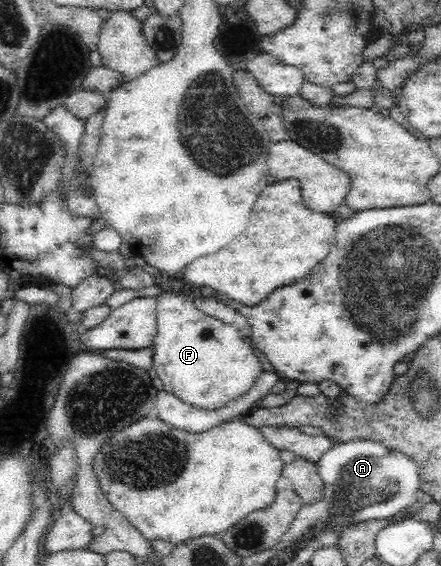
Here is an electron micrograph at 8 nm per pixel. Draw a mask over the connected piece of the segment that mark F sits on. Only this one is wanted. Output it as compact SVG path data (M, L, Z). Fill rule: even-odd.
M163 290L157 297L157 334L153 341L152 369L164 384L167 394L202 411L218 411L254 388L255 380L264 372L259 353L236 328L217 318L201 313L184 293Z

